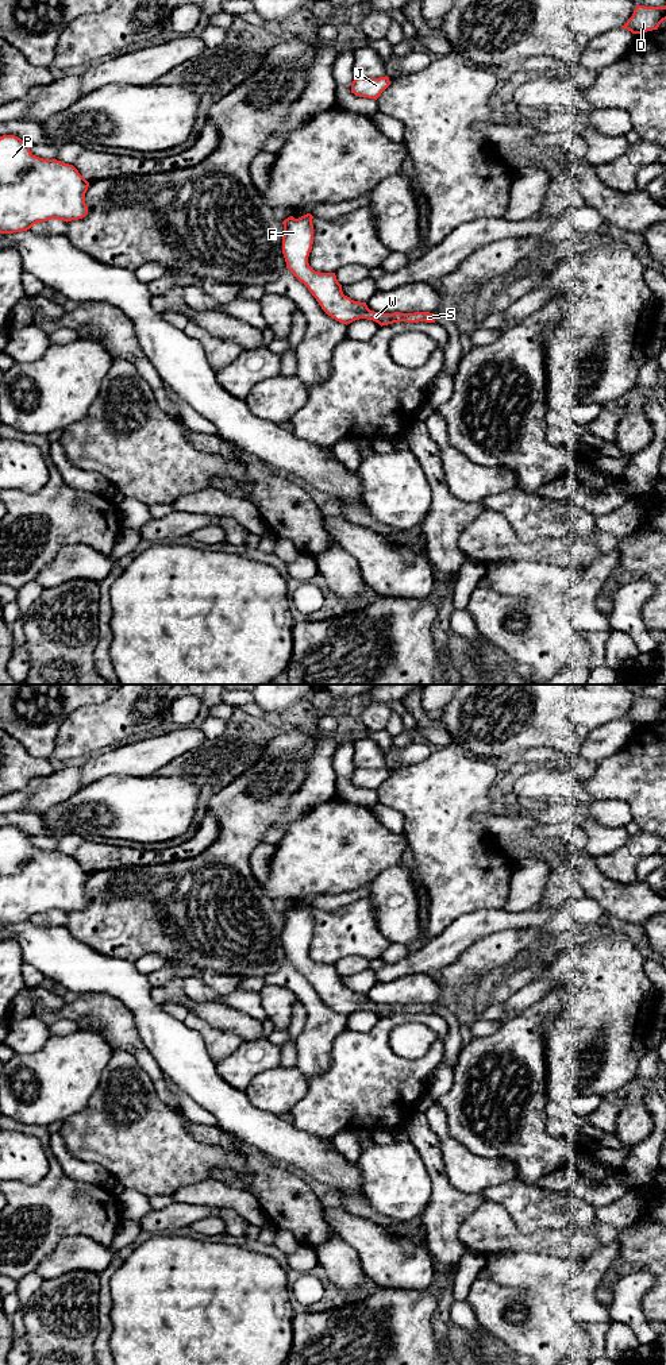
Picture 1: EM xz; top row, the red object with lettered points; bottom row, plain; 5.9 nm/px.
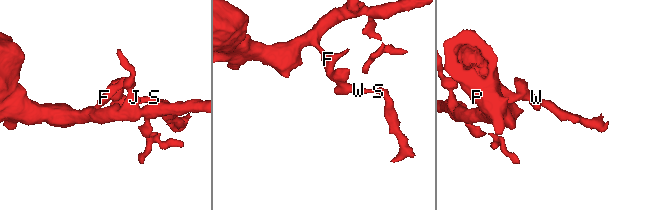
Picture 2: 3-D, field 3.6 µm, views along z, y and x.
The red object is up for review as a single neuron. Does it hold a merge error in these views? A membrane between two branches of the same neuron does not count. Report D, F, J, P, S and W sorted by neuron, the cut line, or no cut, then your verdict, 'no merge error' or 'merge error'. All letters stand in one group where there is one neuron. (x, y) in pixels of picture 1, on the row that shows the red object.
D F J P S W; no cut; no merge error

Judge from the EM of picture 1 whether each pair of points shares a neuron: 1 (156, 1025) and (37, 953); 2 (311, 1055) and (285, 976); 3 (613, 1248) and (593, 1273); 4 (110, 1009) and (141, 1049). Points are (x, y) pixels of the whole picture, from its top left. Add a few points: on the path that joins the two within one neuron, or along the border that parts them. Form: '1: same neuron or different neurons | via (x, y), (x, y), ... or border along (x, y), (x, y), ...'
1: same neuron | via (129, 994), (110, 975), (81, 970), (68, 961)
2: same neuron | via (314, 1034), (314, 1005), (305, 995)
3: same neuron | via (607, 1254), (596, 1267)
4: same neuron | via (114, 1018), (116, 1025), (131, 1040)

